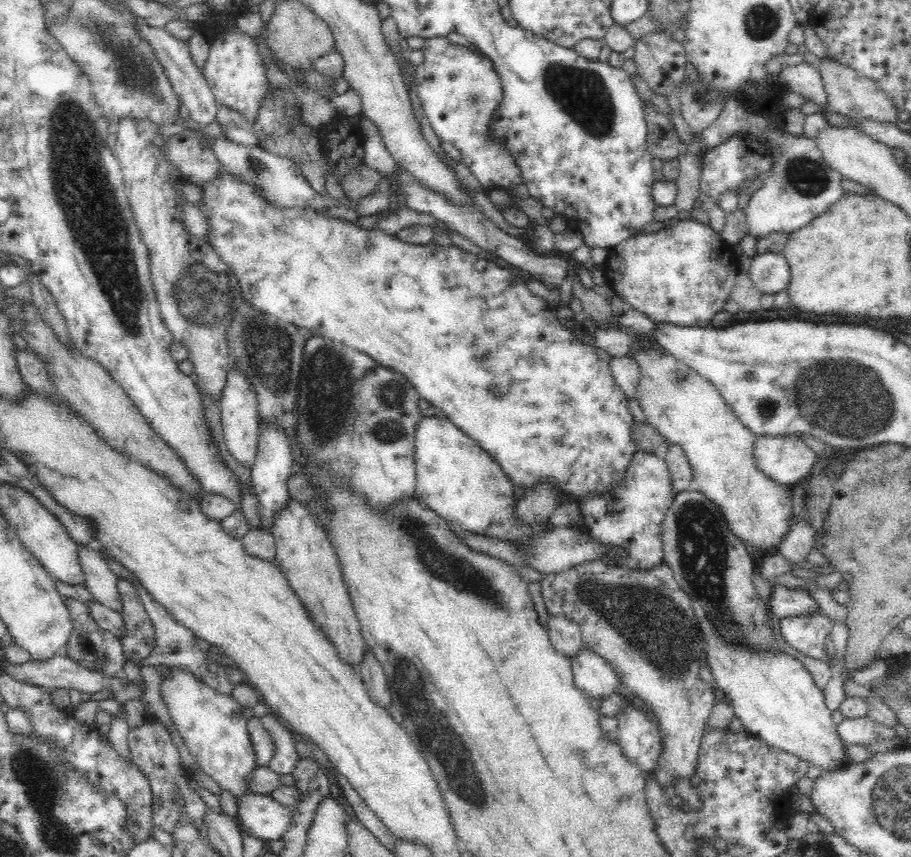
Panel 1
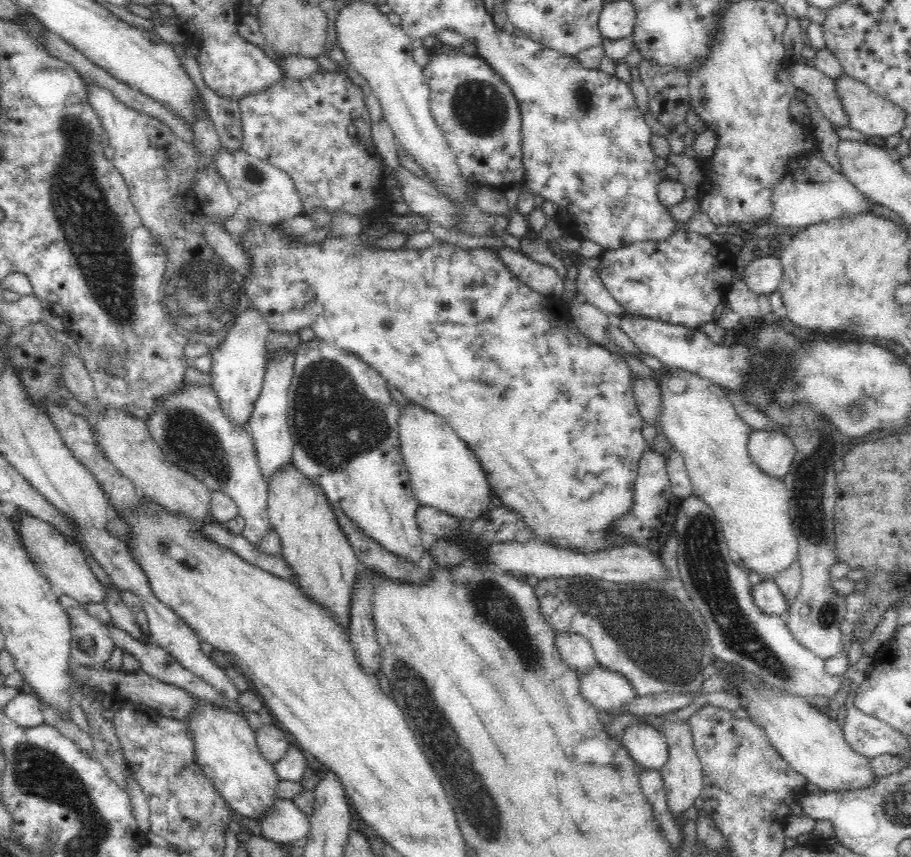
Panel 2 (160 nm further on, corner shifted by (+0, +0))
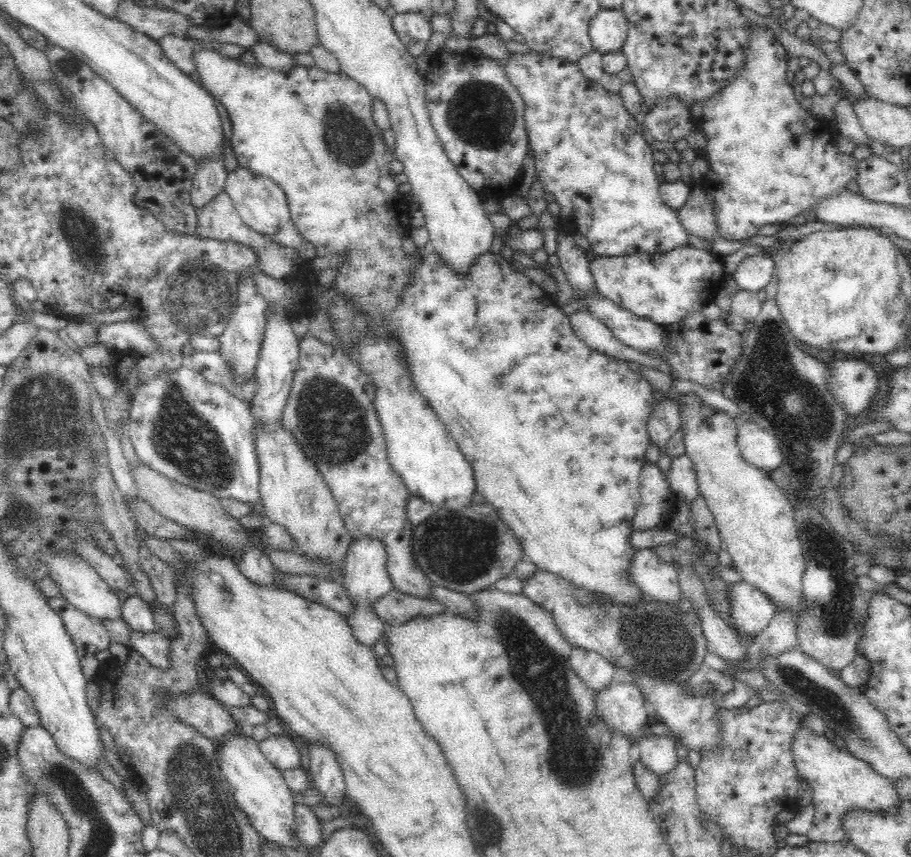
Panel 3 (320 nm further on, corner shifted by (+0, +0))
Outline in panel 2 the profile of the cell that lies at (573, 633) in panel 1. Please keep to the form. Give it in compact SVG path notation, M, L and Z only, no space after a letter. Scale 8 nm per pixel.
M557 633L556 647L563 662L580 675L588 674L592 668L602 668L592 646L578 634Z

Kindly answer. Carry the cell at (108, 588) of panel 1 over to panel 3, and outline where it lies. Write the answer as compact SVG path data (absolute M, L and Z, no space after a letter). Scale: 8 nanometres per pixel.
M134 630L130 632L130 643L132 649L137 651L143 660L150 662L155 669L170 670L172 663L170 659L171 640L164 638L158 631L148 634L139 634Z

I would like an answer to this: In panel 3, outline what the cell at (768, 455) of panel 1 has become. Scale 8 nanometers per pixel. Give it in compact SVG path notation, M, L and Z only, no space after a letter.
M738 420L736 442L742 459L759 469L774 470L782 464L782 451L776 437L755 422Z

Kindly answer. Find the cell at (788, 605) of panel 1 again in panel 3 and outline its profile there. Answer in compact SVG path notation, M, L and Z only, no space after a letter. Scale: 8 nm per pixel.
M728 583L726 598L731 609L732 630L746 638L758 638L773 621L776 606L750 583Z

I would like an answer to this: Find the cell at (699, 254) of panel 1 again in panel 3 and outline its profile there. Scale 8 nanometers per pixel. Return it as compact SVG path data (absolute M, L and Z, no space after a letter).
M692 245L667 253L595 257L589 262L589 268L597 292L634 316L663 326L680 322L688 314L699 312L707 302L714 301L726 275L722 270L723 258Z

